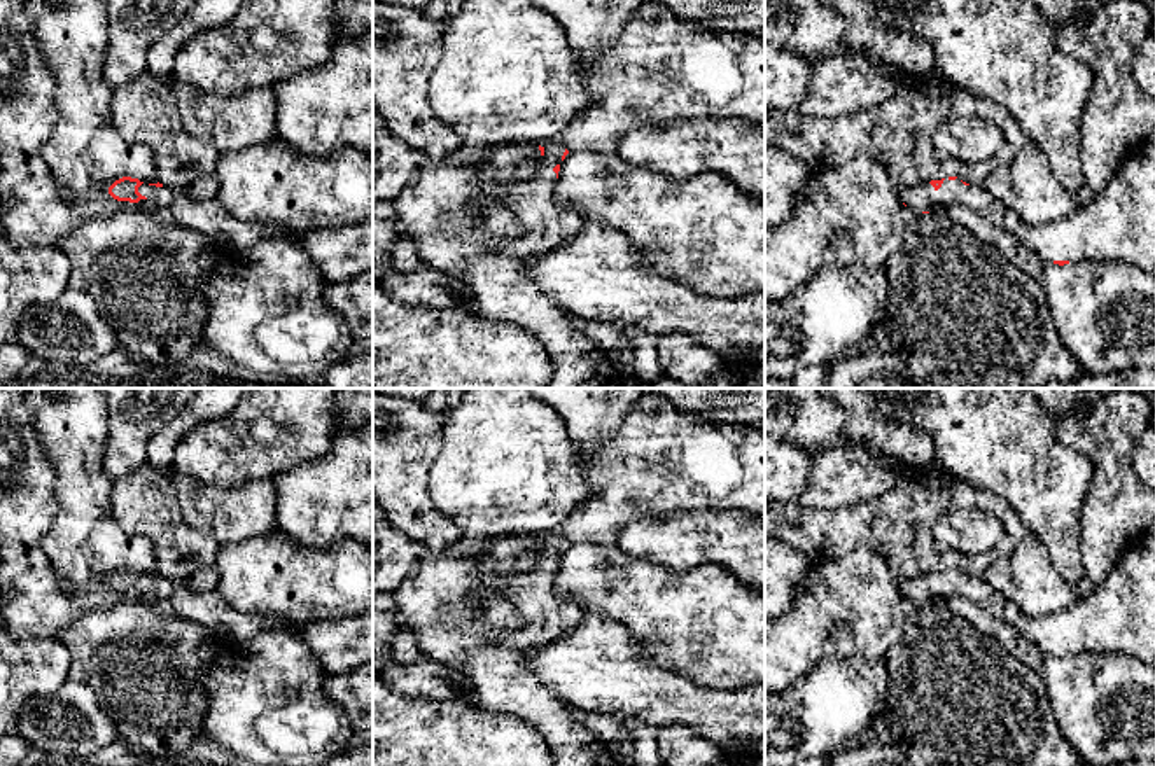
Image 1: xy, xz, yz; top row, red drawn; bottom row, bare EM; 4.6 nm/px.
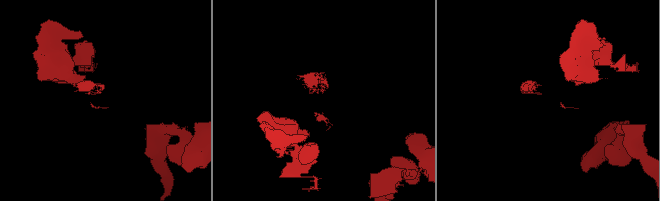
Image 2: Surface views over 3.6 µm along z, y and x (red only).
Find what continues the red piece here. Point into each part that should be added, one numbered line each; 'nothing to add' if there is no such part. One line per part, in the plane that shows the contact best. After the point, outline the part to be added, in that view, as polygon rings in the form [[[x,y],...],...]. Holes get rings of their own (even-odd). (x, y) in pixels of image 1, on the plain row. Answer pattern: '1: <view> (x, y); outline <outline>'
1: yz (1119, 616); outline [[[1155,525],[1125,549],[1090,595],[1057,614],[1026,616],[982,577],[964,577],[959,570],[945,570],[938,582],[931,575],[903,579],[901,593],[910,605],[936,596],[966,598],[1048,654],[1125,654],[1155,668]]]

